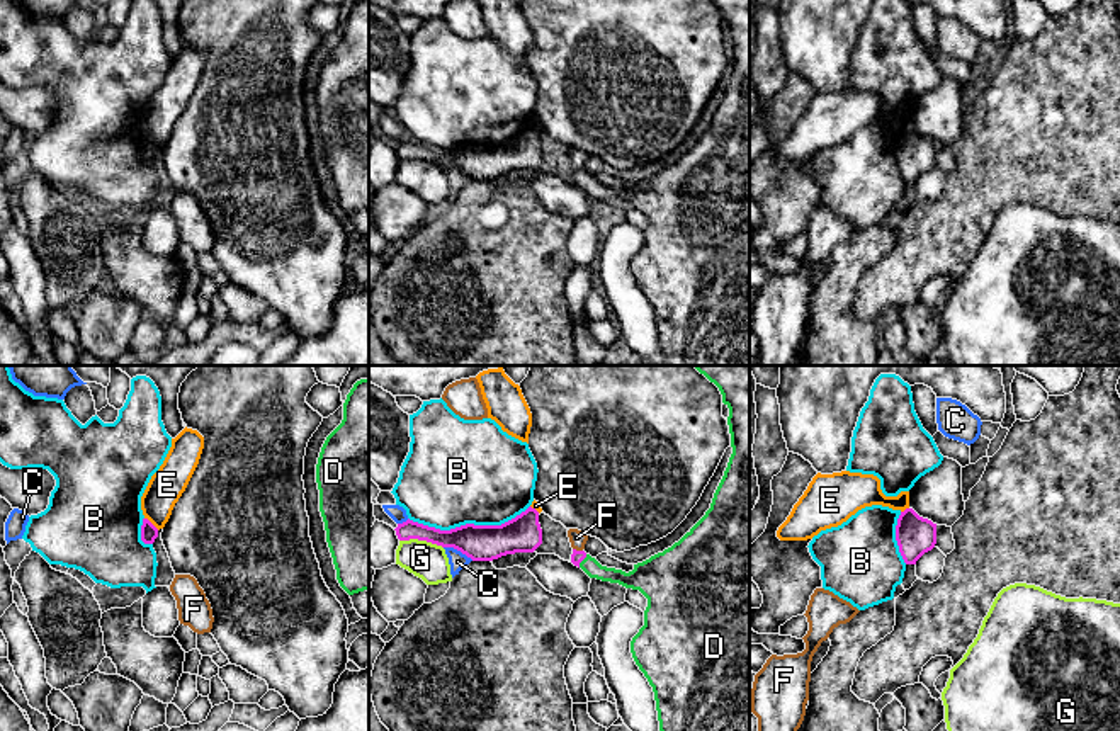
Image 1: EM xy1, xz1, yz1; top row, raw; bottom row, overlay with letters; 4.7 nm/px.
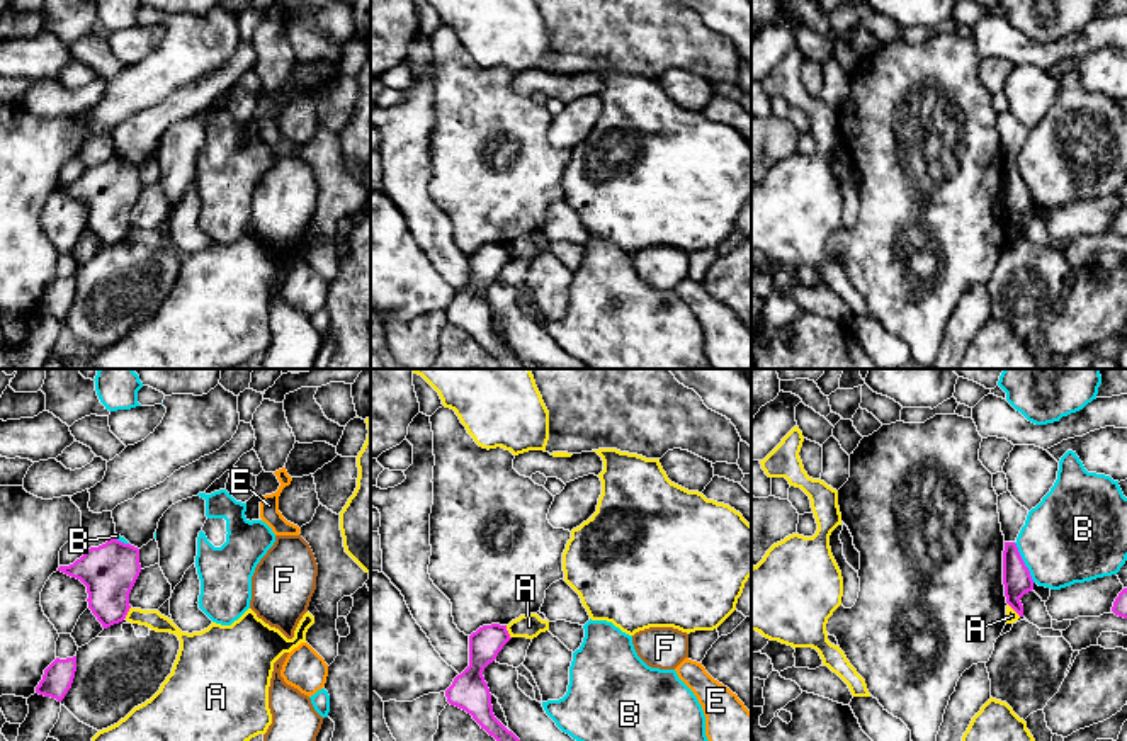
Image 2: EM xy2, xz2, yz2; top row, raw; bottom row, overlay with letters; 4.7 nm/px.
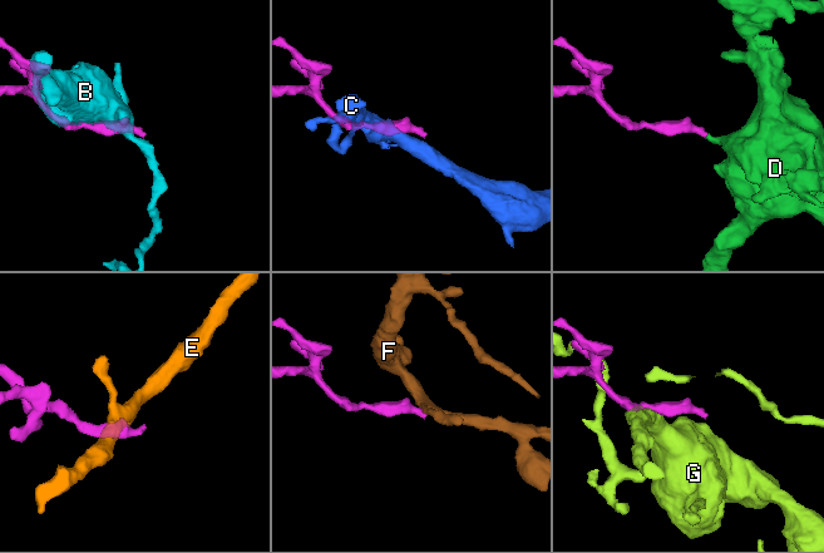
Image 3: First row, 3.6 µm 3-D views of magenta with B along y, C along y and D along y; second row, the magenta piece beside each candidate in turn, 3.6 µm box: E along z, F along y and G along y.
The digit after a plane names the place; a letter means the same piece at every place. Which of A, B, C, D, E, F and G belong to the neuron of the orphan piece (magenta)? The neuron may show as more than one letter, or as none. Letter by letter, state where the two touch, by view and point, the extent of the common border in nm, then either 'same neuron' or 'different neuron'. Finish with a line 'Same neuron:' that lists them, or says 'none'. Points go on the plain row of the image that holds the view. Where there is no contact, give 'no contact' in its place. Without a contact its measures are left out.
A: xz2 (507, 252) | 70 nm | different neuron
B: xz1 (468, 143) | 600 nm | different neuron
C: xz1 (459, 169) | 160 nm | different neuron
D: xz1 (582, 179) | 80 nm | same neuron
E: xy1 (150, 141) | 90 nm | different neuron
F: xz1 (578, 170) | 50 nm | different neuron
G: xz1 (422, 158) | 220 nm | different neuron
Same neuron: D

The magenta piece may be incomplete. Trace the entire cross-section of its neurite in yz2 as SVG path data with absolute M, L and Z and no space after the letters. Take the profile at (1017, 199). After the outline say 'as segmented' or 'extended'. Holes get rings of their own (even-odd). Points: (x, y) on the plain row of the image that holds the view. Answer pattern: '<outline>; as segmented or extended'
M1005 161L1003 170L1003 204L1006 223L1023 236L1020 218L1034 209L1034 199L1025 185L1015 161Z; as segmented

